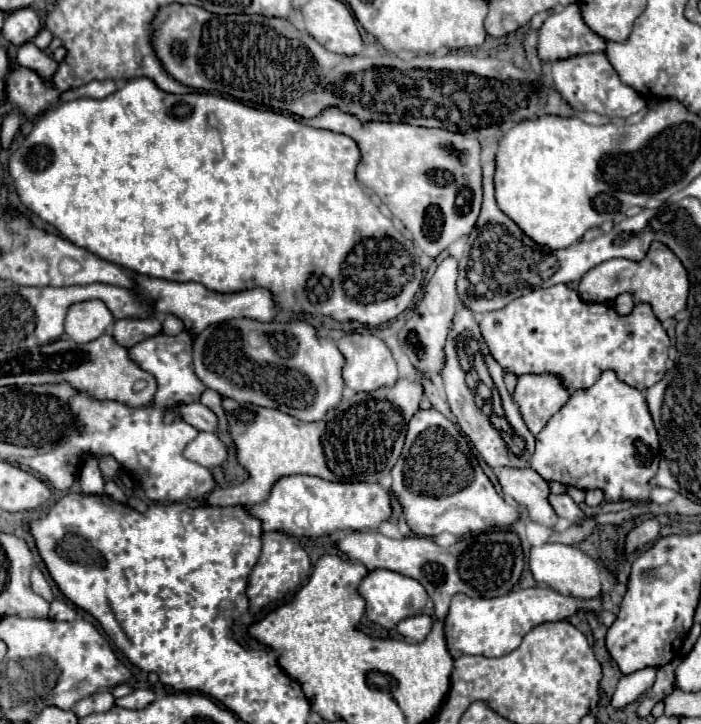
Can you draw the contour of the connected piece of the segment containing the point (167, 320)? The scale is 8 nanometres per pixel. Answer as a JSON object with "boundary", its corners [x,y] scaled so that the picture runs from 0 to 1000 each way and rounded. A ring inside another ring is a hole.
{"boundary":[[[248,435],[234,438],[234,446],[231,446],[231,460],[234,463],[254,463],[260,454],[262,454],[262,449],[254,438],[248,438]]]}

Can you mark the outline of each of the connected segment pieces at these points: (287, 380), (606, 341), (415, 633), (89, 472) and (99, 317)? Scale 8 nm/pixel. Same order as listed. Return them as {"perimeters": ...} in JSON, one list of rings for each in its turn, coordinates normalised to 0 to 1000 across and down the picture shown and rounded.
{"perimeters":[[[[331,441],[294,452],[277,468],[277,510],[297,537],[305,537],[340,557],[388,562],[439,584],[462,579],[462,573],[488,554],[491,501],[494,496],[482,479],[474,471],[454,465],[451,454],[434,443],[371,446],[359,441]]],[[[787,394],[782,399],[767,399],[739,410],[719,427],[690,432],[685,452],[702,493],[716,504],[719,512],[733,512],[739,521],[750,515],[796,518],[796,523],[802,523],[813,540],[845,535],[867,510],[873,510],[884,526],[896,529],[899,535],[910,535],[913,540],[939,529],[950,515],[956,465],[924,419],[910,419],[899,435],[882,435],[862,419],[830,419],[825,405],[810,394]]],[[[588,849],[568,860],[568,872],[576,880],[585,880],[591,885],[602,885],[616,869],[616,852],[613,849]]],[[[126,631],[117,637],[117,648],[111,656],[117,681],[128,681],[128,684],[143,684],[148,675],[148,662],[146,653],[140,648],[140,637],[137,631]]],[[[143,413],[106,419],[94,435],[94,463],[108,474],[126,474],[140,468],[160,446],[163,438]]]]}

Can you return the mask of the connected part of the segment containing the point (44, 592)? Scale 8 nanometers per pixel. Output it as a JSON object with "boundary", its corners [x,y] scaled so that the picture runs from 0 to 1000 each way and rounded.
{"boundary":[[[49,783],[49,789],[46,789],[46,814],[49,814],[49,819],[54,819],[57,825],[63,825],[68,833],[74,833],[74,827],[77,827],[77,822],[74,822],[74,814],[71,814],[71,808],[68,808],[68,802],[63,800],[63,794],[54,789],[54,783]]]}

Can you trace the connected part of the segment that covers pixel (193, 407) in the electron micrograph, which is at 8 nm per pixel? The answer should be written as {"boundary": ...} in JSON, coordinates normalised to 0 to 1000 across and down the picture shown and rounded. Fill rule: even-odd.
{"boundary":[[[260,557],[254,562],[243,562],[243,568],[254,570],[265,584],[285,595],[308,595],[308,576],[288,557]]]}

